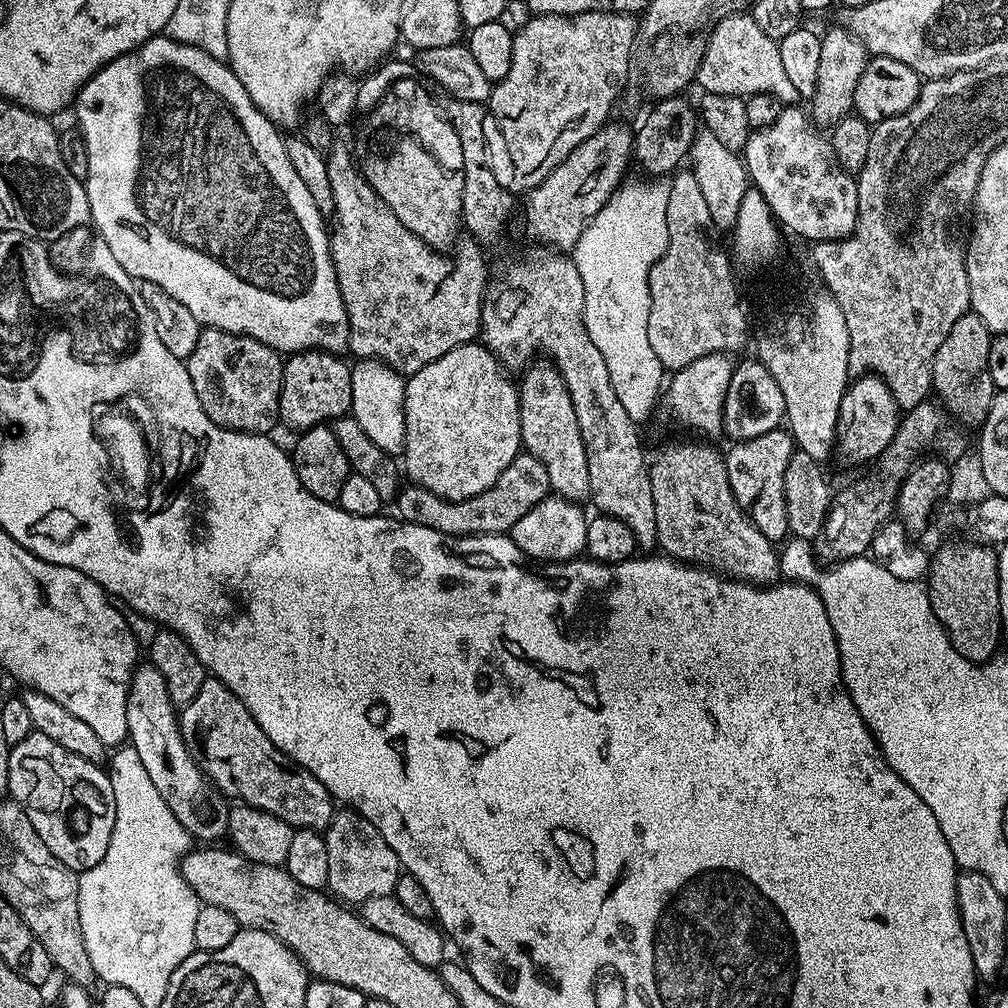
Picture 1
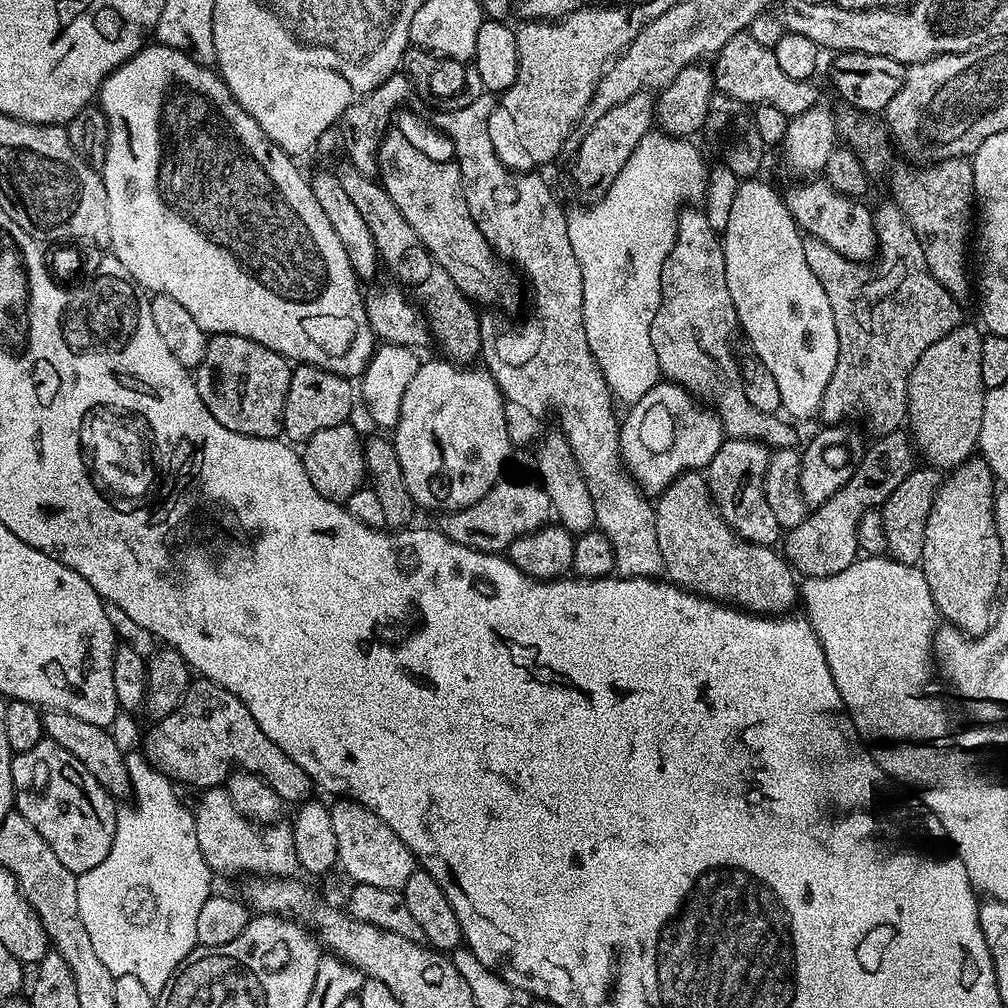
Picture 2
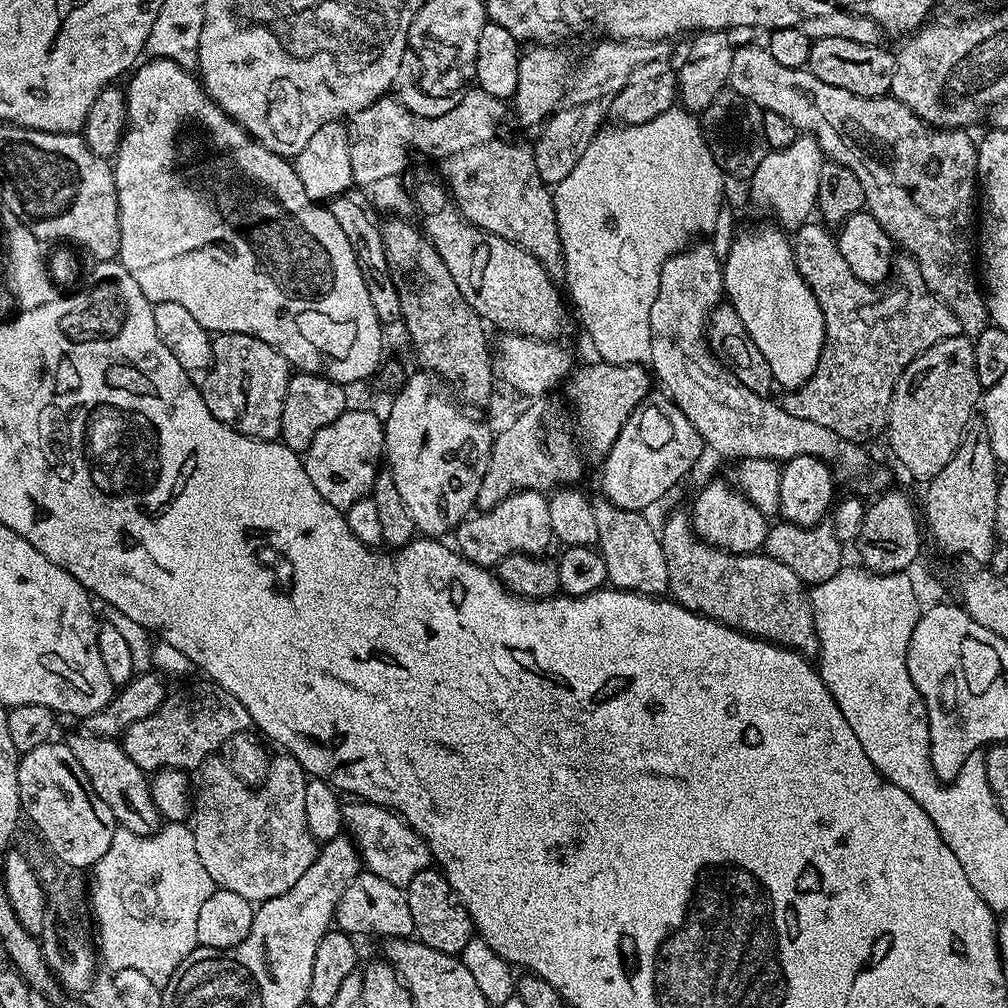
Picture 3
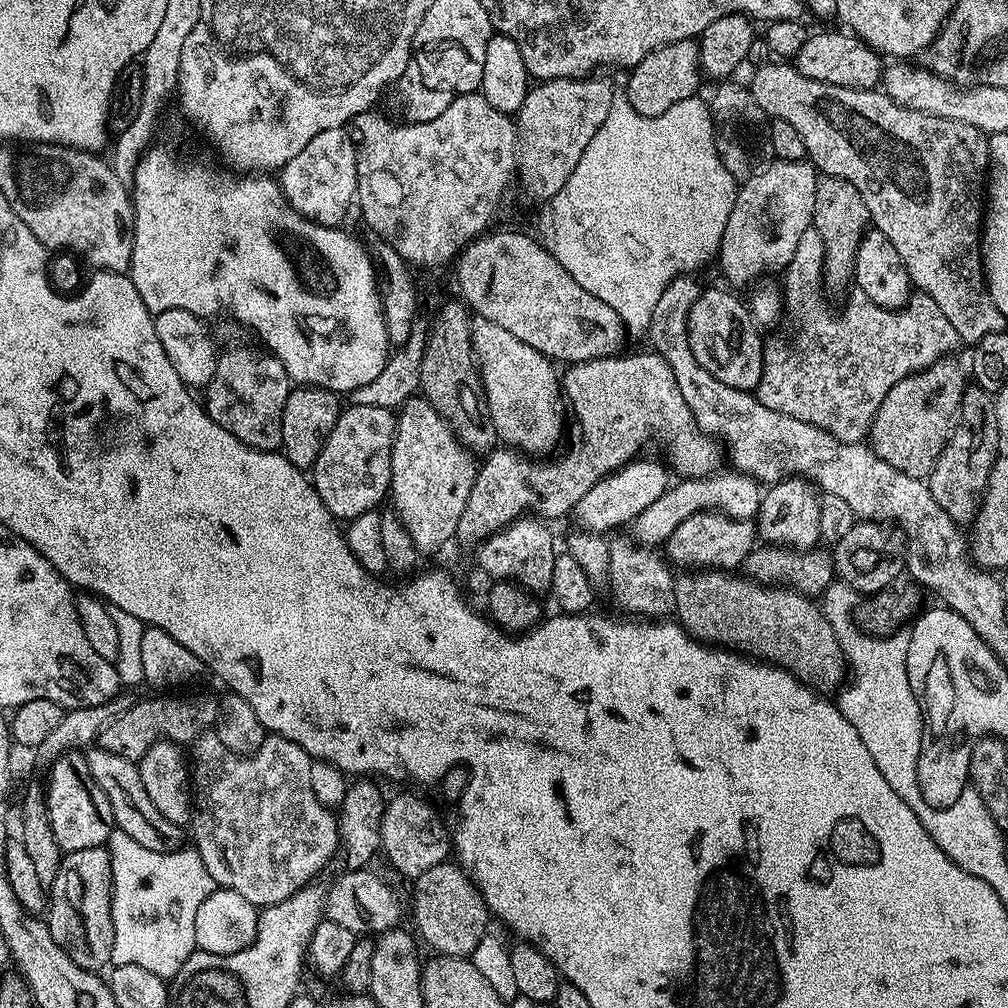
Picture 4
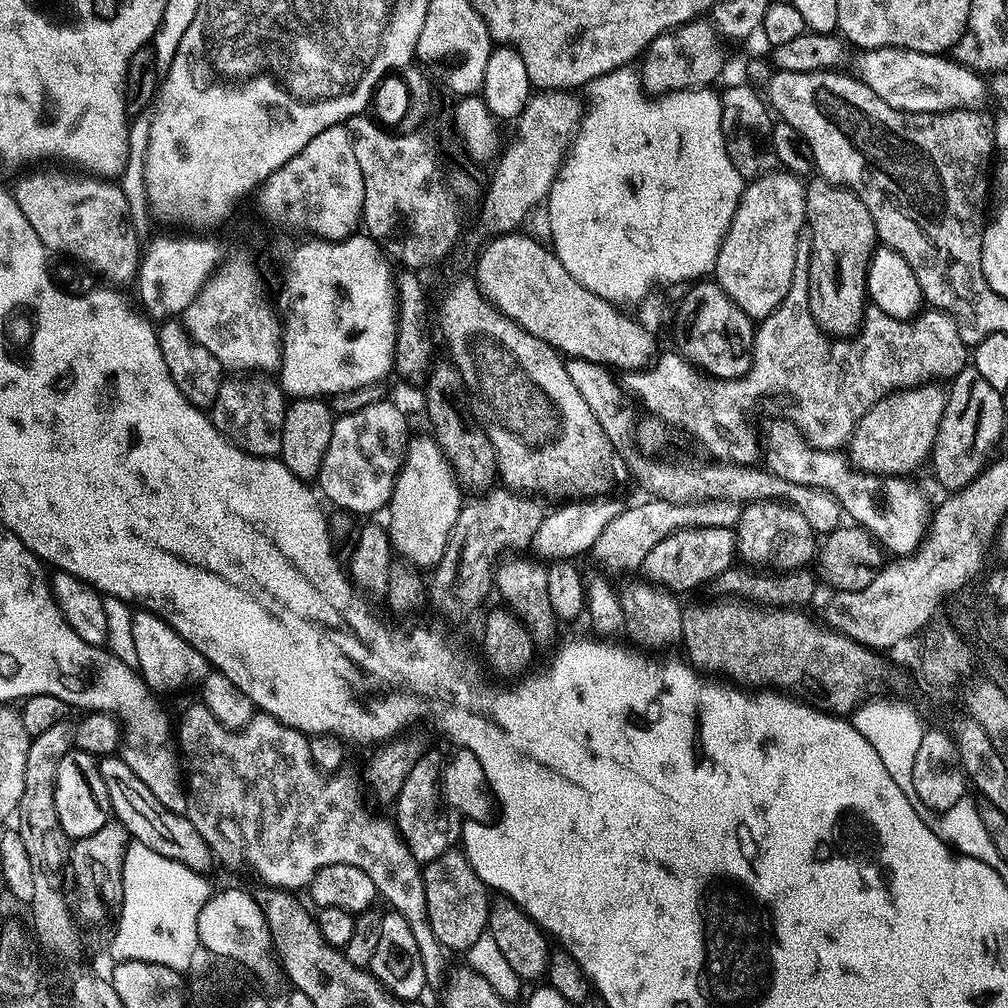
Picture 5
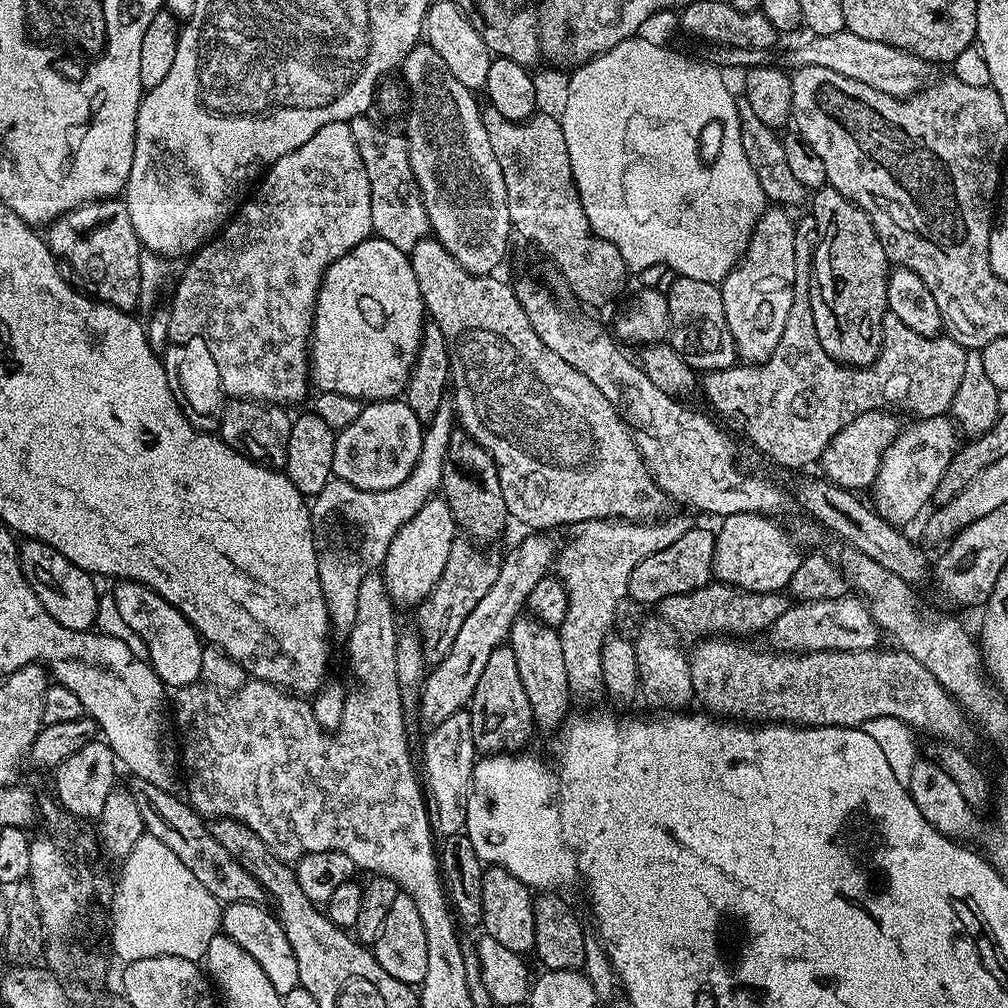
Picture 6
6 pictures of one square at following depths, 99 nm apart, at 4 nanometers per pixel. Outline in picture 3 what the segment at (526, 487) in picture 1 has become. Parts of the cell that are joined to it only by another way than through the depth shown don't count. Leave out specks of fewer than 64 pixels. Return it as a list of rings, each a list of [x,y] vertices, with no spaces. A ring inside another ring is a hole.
[[[516,492],[493,508],[469,515],[454,530],[459,551],[469,562],[481,566],[498,565],[502,558],[519,552],[527,556],[547,553],[548,543],[554,540],[548,499],[543,492]]]

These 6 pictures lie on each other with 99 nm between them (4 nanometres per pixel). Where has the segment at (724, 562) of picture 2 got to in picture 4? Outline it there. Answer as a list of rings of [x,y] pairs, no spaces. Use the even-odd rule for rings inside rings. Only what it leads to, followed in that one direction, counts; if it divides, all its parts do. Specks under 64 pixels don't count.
[[[684,570],[676,576],[674,602],[675,619],[693,640],[723,646],[751,659],[785,668],[813,692],[832,694],[845,683],[844,651],[840,649],[830,622],[824,617],[823,607],[815,599],[803,596],[794,588],[760,584],[757,580],[749,580],[747,576],[732,570]]]

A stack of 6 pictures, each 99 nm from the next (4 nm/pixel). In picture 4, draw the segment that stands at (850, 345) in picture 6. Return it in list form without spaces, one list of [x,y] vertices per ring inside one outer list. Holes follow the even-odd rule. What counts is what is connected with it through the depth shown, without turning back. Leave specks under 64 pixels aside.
[[[821,175],[817,179],[814,190],[812,227],[818,230],[824,243],[823,287],[829,293],[831,293],[830,291],[840,292],[847,284],[853,283],[858,246],[869,224],[866,202],[862,202],[862,194],[858,194],[858,190],[854,190],[854,186],[850,182],[837,176]]]

